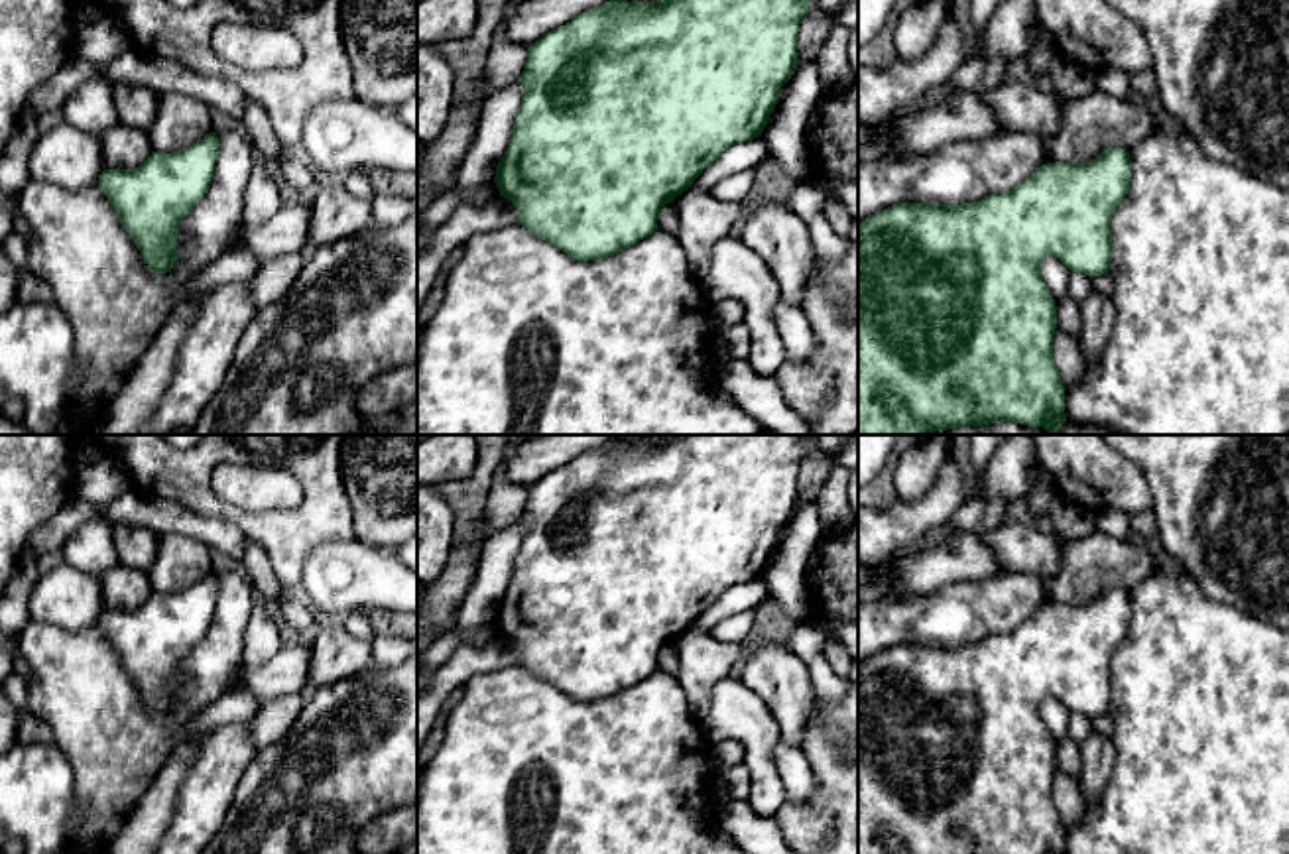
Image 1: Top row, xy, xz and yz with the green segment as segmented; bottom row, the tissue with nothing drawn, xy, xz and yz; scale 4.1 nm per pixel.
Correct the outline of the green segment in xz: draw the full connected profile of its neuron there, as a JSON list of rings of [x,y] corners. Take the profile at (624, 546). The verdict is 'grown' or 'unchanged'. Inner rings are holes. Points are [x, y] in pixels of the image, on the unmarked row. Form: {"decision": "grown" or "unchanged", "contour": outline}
{"decision": "unchanged", "contour": [[[675,435],[659,443],[626,443],[616,437],[543,474],[527,488],[527,502],[518,518],[518,523],[525,525],[525,533],[508,588],[496,606],[494,624],[500,638],[518,647],[523,669],[581,702],[604,701],[647,679],[657,671],[659,651],[687,632],[710,602],[730,586],[762,577],[779,541],[779,531],[791,519],[797,506],[797,472],[809,447],[809,435]]]}

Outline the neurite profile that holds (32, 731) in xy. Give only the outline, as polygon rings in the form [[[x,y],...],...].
[[[20,710],[18,712],[18,742],[22,746],[33,746],[33,744],[47,746],[55,742],[55,734],[45,720],[26,710]]]

